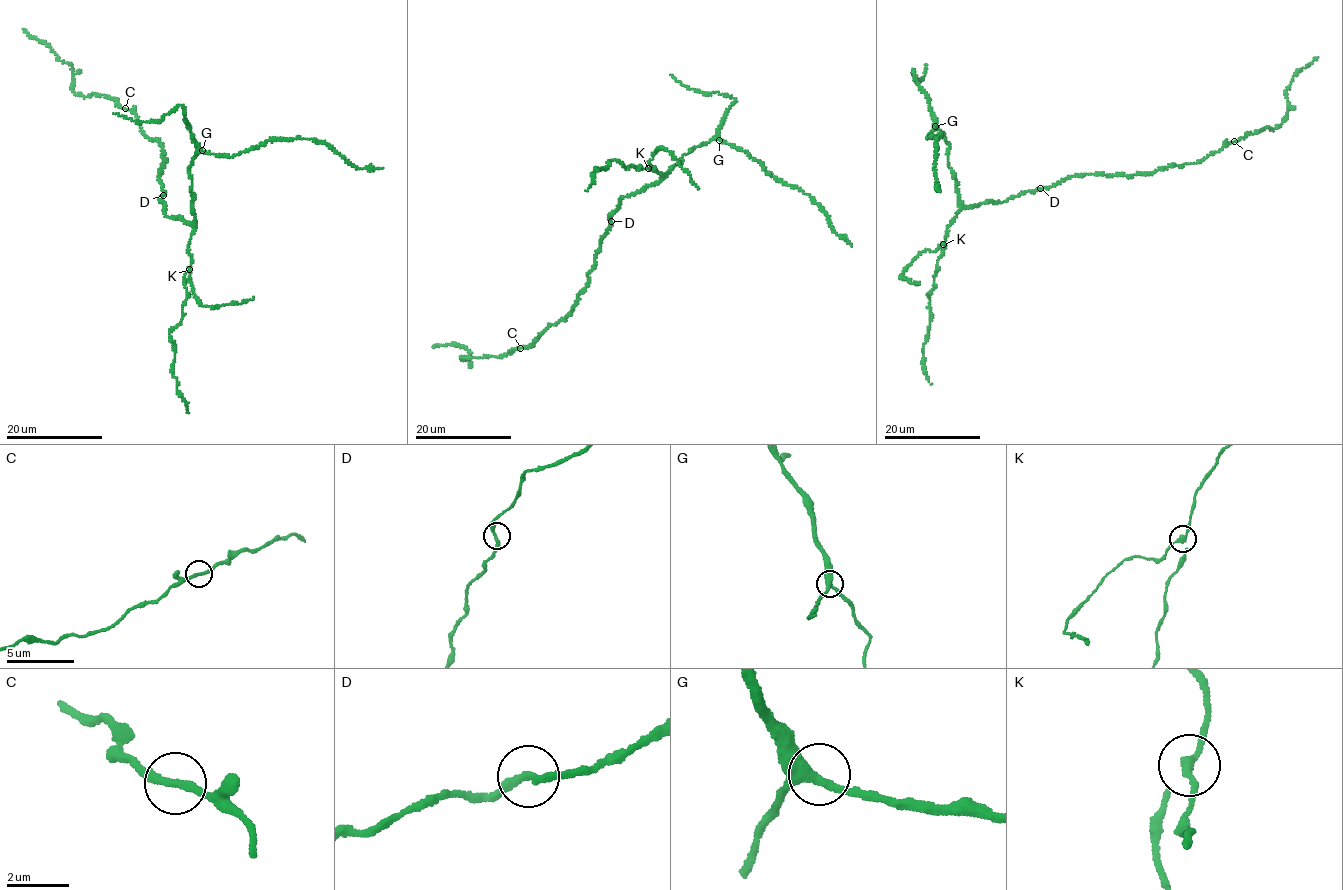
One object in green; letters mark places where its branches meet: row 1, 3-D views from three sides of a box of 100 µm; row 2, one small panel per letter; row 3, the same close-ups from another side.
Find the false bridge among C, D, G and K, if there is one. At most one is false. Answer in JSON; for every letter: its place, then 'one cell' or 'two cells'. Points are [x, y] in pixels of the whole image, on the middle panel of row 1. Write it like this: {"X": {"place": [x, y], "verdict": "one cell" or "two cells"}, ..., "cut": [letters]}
{"C": {"place": [520, 348], "verdict": "one cell"}, "D": {"place": [611, 221], "verdict": "one cell"}, "G": {"place": [719, 140], "verdict": "one cell"}, "K": {"place": [648, 168], "verdict": "two cells"}, "cut": ["K"]}

